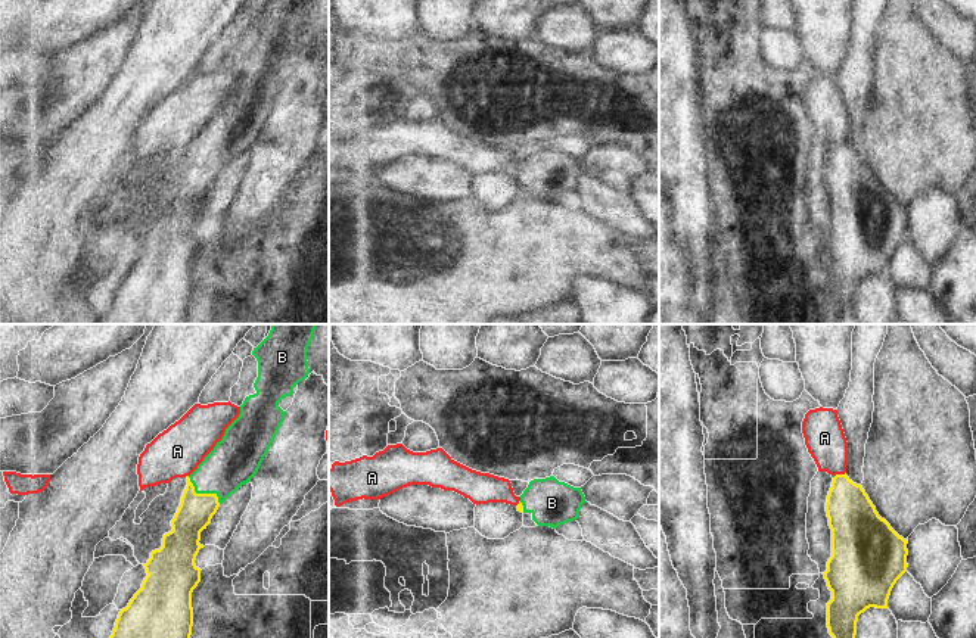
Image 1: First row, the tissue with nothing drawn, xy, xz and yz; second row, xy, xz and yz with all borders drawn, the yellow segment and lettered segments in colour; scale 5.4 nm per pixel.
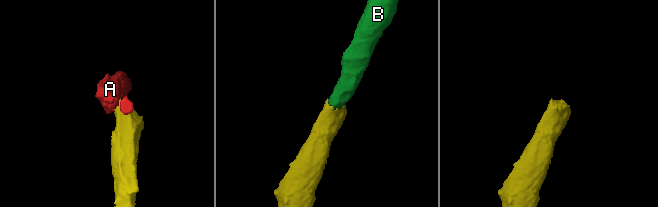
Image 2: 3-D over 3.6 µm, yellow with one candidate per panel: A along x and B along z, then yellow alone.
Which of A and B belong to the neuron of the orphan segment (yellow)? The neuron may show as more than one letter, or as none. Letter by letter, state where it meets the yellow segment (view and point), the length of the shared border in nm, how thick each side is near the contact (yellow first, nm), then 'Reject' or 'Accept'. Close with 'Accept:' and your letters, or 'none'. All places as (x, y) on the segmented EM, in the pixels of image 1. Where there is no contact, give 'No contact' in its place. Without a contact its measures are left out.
A: Touches yellow at yz (839, 475). Shared border 70 nm. Thickness 260 nm (yellow) against 220 nm. Reject
B: Touches yellow at xy (202, 494). Shared border 240 nm. Thickness 190 nm (yellow) against 260 nm. Accept
Accept: B.

